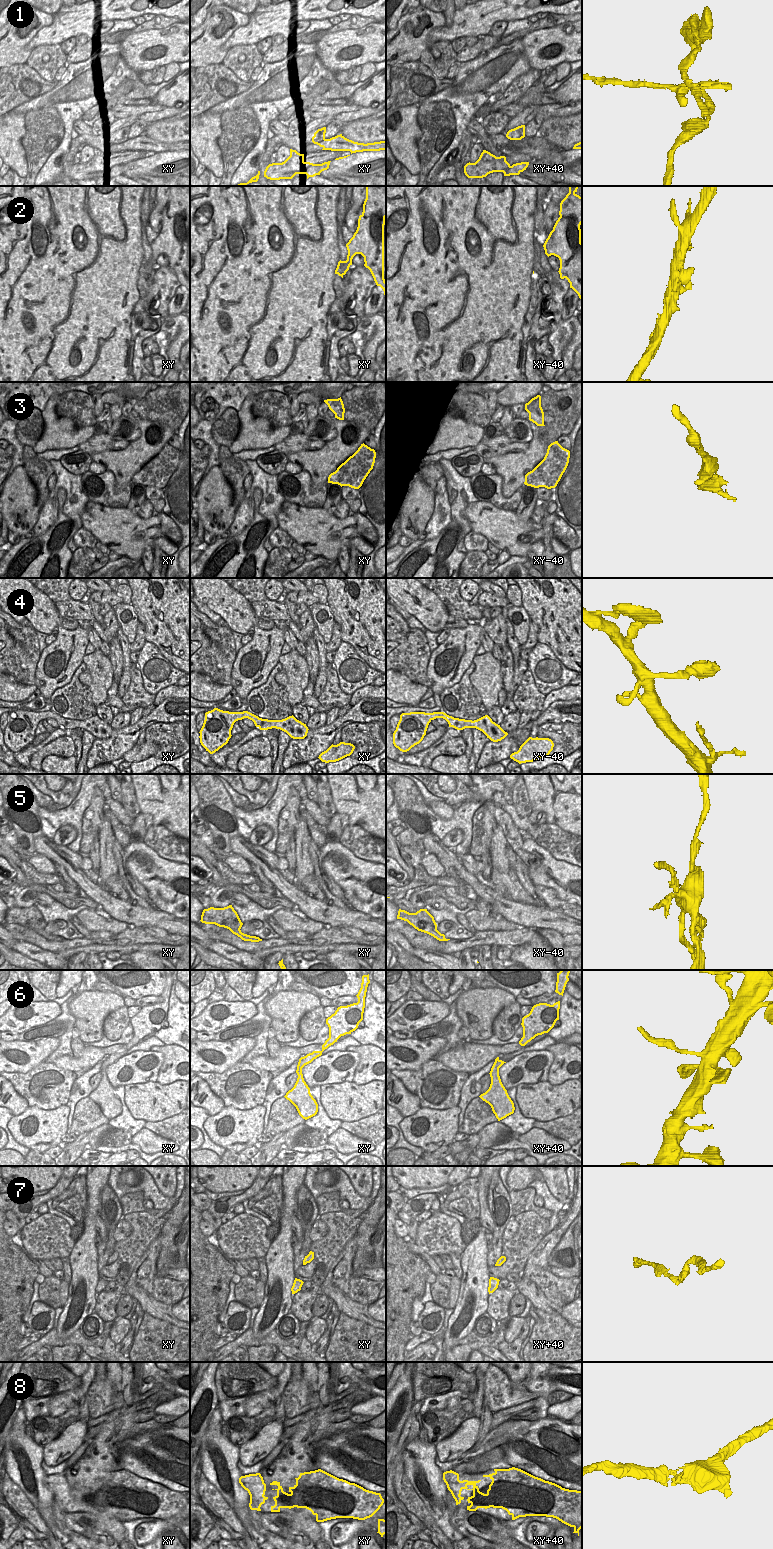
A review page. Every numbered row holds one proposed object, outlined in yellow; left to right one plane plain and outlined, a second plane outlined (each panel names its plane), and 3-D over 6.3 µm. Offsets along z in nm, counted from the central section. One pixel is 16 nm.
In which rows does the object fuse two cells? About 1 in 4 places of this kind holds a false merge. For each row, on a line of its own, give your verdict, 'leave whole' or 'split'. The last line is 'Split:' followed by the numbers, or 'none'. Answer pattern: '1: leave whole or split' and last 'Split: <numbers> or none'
1: split
2: leave whole
3: split
4: leave whole
5: split
6: leave whole
7: leave whole
8: leave whole
Split: 1, 3, 5

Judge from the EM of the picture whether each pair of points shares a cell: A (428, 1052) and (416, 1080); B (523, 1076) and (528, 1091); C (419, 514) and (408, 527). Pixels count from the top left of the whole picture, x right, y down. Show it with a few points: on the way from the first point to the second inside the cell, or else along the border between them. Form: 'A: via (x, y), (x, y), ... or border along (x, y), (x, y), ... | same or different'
A: border along (433, 1058), (425, 1061), (417, 1069), (400, 1070) | different
B: border along (547, 1080), (535, 1083), (520, 1083), (515, 1086) | different
C: via (416, 517), (411, 524) | same

